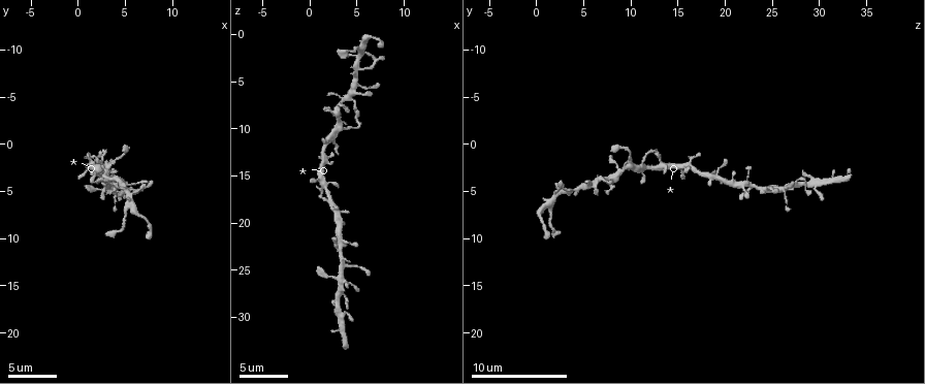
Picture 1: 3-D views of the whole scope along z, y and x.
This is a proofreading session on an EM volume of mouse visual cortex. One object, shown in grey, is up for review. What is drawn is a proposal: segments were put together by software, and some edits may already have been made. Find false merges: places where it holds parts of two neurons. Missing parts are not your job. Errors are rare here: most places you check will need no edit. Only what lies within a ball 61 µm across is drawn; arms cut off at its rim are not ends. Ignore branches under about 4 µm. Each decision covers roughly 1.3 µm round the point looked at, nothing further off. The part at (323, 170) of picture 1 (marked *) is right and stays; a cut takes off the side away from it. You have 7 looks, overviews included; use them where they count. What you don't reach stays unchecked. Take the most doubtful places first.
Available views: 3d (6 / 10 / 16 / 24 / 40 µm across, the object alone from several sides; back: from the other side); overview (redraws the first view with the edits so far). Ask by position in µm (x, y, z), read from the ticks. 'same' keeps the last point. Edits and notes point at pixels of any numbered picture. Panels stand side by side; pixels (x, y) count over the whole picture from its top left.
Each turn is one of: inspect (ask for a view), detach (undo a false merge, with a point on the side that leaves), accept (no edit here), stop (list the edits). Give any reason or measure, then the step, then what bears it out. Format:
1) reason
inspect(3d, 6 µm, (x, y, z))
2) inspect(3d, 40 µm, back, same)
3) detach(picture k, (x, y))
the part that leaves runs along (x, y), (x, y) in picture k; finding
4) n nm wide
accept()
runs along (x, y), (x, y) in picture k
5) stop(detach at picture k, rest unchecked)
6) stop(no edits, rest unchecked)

small branch off a trunk
inspect(3d, 6 µm, (5.6, 6.6, 1.0))

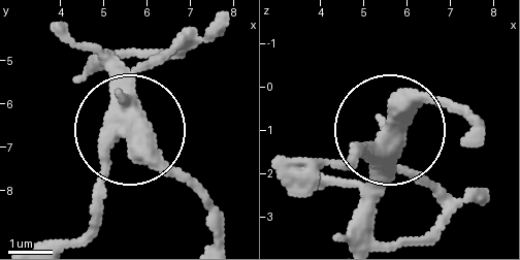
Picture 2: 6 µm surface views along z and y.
460 nm wide
accept()
runs along (363, 236), (382, 132), (333, 158) in picture 2; continuous, no second neuron

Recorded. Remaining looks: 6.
four or more arms meet
inspect(3d, 6 µm, (3.0, 2.2, 9.4))

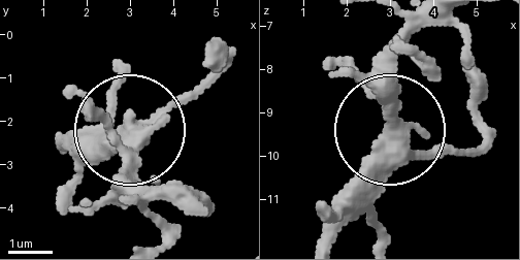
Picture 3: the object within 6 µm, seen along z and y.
accept()
runs along (321, 238), (335, 194), (387, 131), (483, 150) in picture 3; continuous, no second neuron

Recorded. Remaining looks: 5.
narrows sharply
inspect(3d, 16 µm, (3.2, 4.4, 23.4))

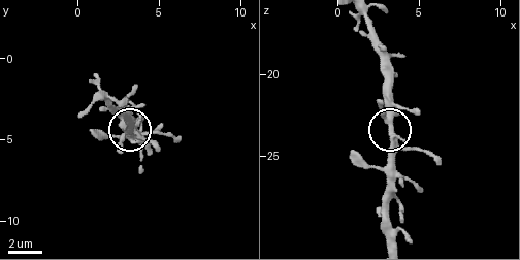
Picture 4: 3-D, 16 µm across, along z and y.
closer look
inspect(3d, 6 µm, same)

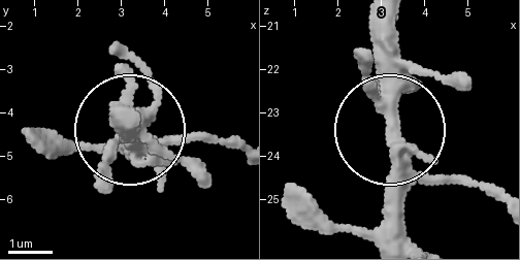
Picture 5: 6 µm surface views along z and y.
350 nm wide
accept()
runs along (379, 20), (390, 53), (390, 241) in picture 5; all the same neuron

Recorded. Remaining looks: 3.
stop(no edits, rest unchecked)

